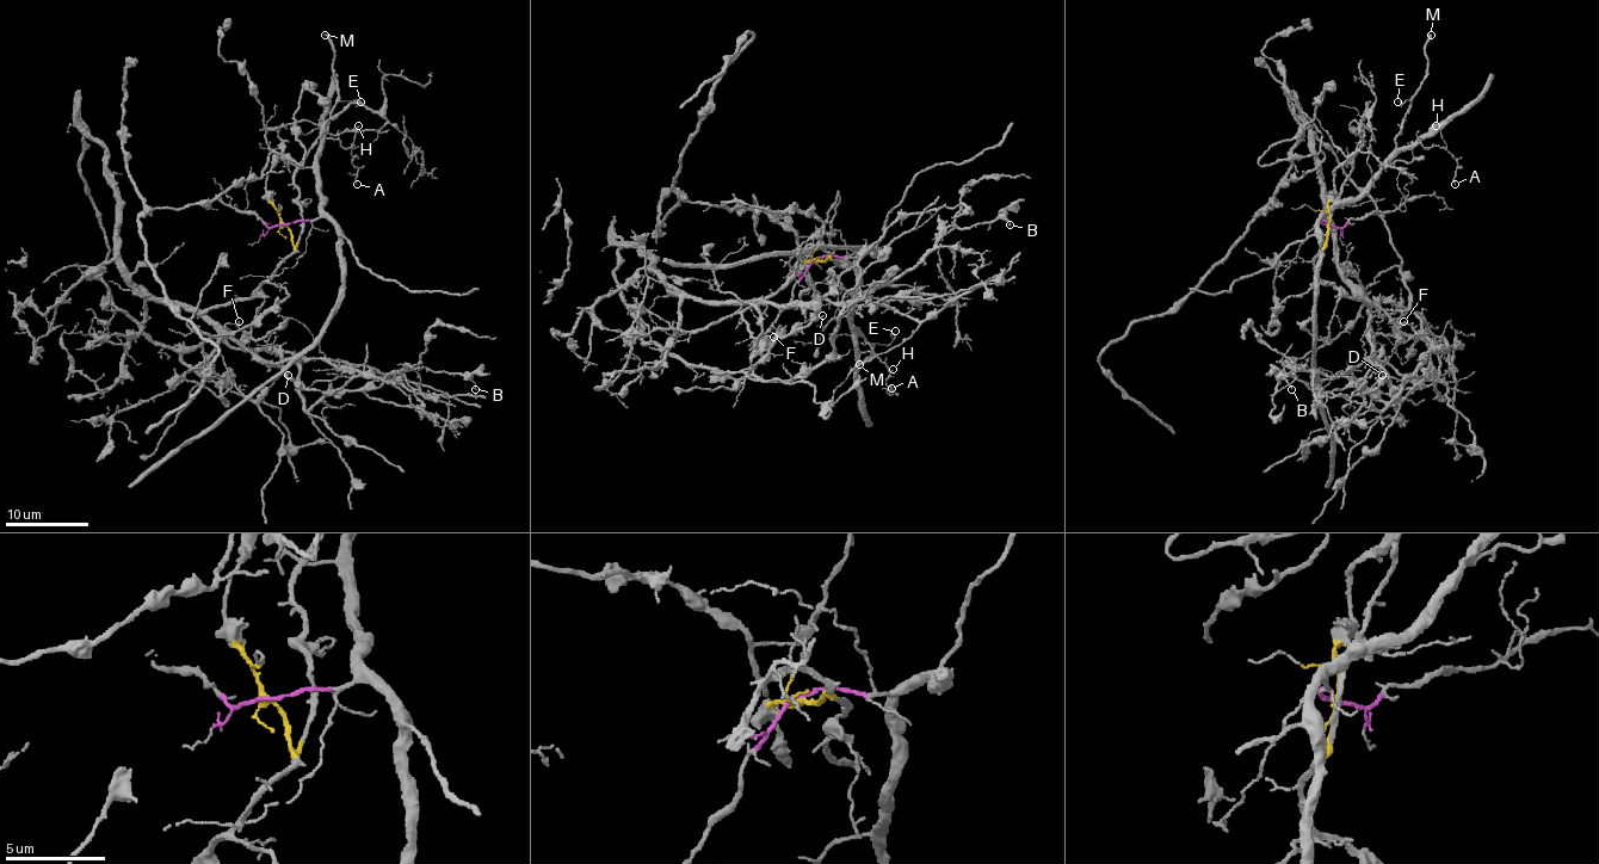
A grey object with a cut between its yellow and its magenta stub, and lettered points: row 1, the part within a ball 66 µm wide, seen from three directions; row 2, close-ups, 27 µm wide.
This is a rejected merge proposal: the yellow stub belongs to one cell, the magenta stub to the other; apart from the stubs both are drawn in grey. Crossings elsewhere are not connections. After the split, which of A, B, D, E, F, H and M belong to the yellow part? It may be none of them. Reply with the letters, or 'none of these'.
B, D, F

